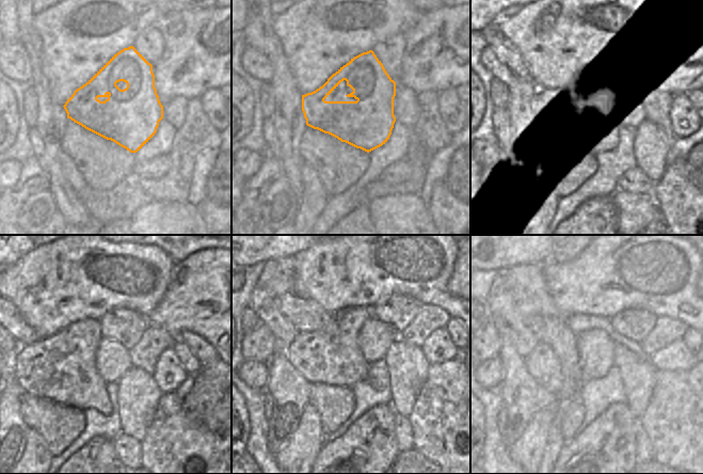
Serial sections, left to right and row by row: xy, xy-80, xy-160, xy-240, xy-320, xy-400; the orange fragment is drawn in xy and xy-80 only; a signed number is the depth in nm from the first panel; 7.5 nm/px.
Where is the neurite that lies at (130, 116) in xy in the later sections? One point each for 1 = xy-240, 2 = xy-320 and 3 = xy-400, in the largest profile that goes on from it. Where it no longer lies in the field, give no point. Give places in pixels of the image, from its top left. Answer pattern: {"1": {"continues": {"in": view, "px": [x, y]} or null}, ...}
{"1": {"continues": {"in": "xy-240", "px": [44, 367]}}, "2": {"continues": {"in": "xy-320", "px": [291, 361]}}, "3": {"continues": {"in": "xy-400", "px": [541, 363]}}}

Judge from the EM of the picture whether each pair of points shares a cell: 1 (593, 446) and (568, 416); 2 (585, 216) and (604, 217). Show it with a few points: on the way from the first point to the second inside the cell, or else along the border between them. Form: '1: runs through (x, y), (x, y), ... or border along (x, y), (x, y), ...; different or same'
1: border along (579, 430), (566, 441); different
2: runs through (589, 217), (600, 217); same

